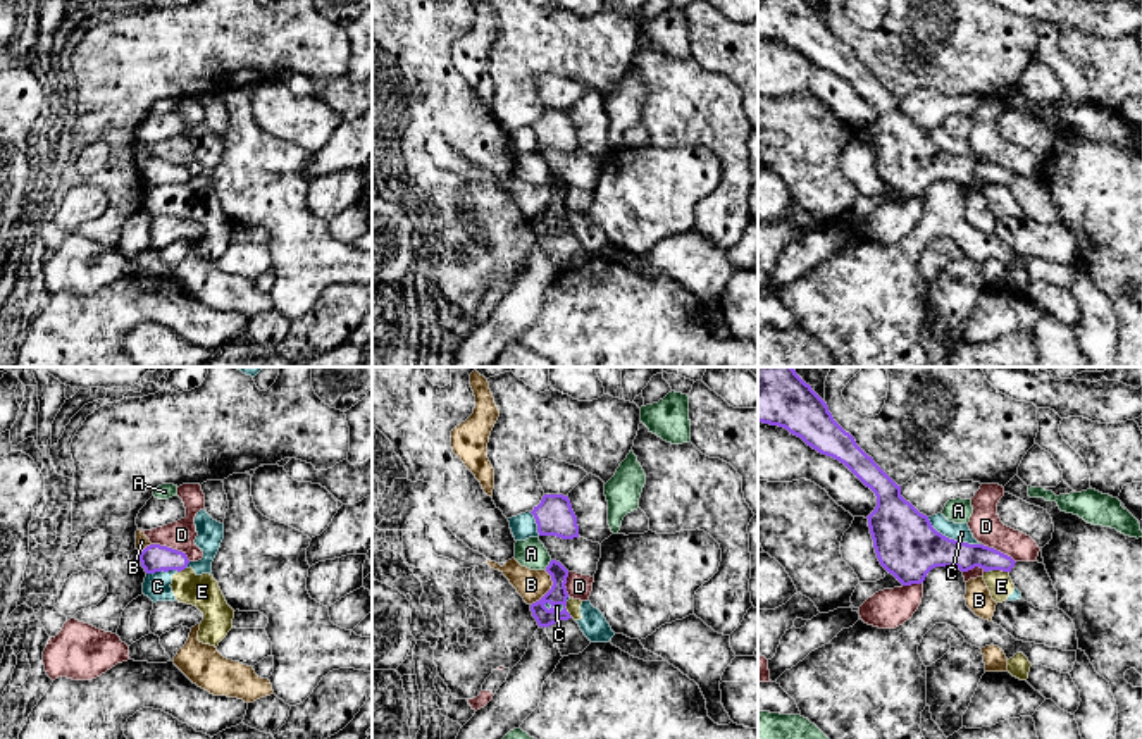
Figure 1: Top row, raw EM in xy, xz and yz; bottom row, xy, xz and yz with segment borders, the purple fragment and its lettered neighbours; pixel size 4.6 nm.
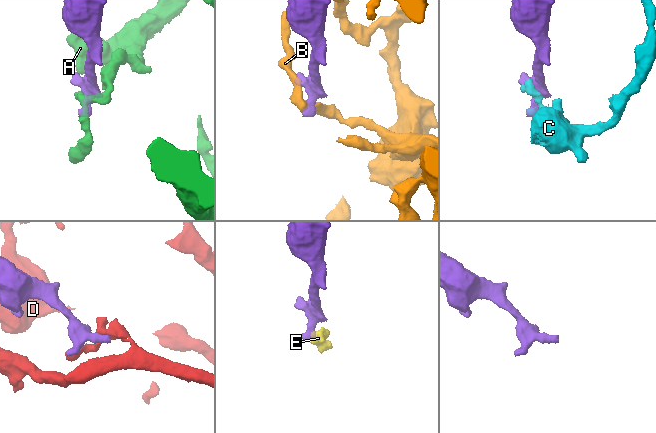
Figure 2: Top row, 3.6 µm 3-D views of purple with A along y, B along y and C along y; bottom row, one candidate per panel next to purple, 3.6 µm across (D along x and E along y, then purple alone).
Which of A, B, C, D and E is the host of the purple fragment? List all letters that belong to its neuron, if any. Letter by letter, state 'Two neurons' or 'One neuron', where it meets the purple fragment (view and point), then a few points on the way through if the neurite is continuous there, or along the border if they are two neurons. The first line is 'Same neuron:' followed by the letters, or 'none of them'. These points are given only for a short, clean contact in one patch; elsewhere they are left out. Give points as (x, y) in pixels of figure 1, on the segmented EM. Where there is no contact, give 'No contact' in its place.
Same neuron: none of them
A: Two neurons. Touches purple at xz (548, 565)
B: Two neurons. Touches purple at xz (550, 589). Boundary: xz (546, 571), (552, 586), (531, 605)
C: Two neurons. Touches purple at yz (953, 540)
D: Two neurons. Touches purple at xy (171, 548)
E: Two neurons. Touches purple at xz (565, 610). Boundary: xz (565, 602), (565, 610), (572, 617)

